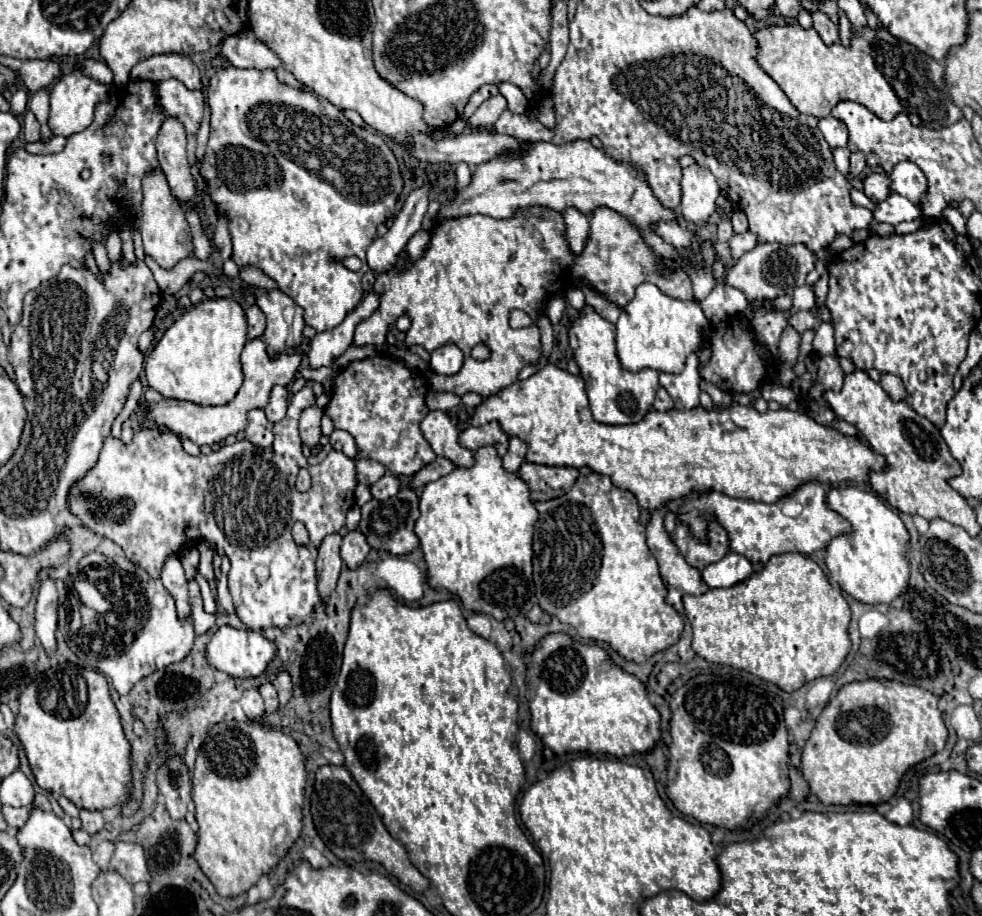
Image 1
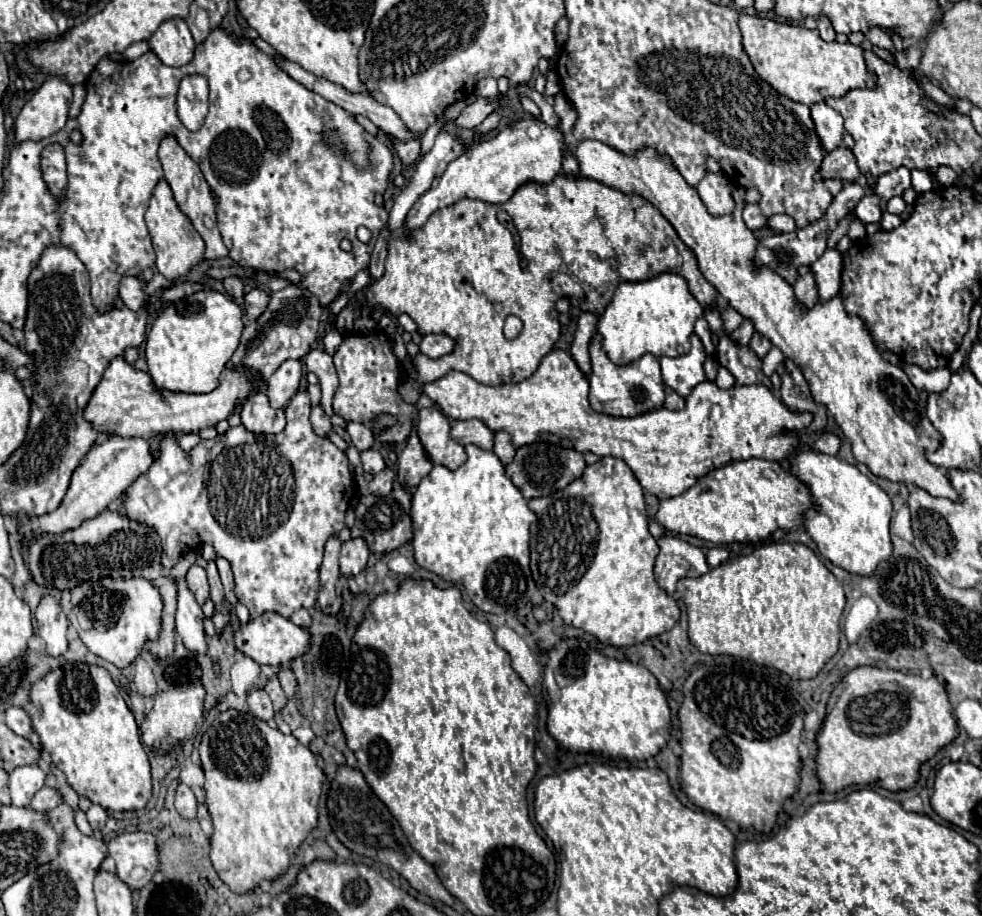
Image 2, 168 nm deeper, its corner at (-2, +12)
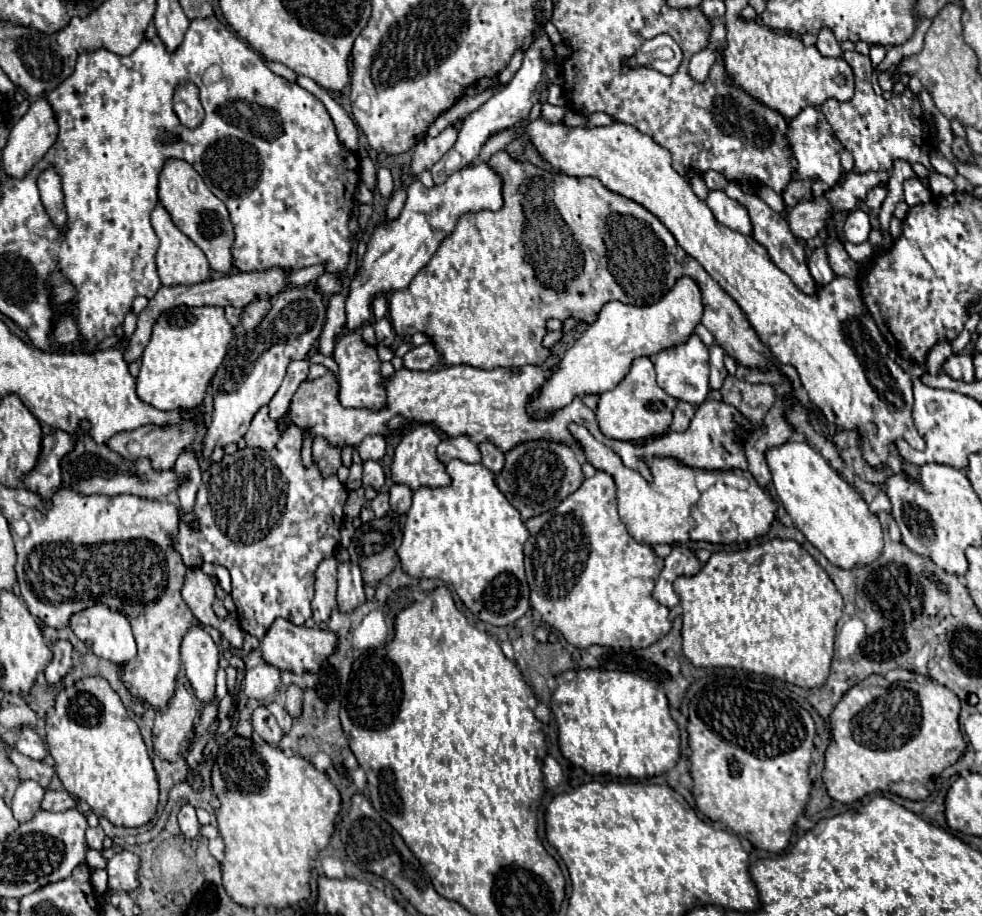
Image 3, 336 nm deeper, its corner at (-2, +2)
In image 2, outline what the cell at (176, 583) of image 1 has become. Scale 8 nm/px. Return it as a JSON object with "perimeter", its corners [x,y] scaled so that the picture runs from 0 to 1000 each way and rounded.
{"perimeter":[[[189,629],[179,631],[181,642],[181,664],[179,664],[179,688],[185,701],[196,712],[210,712],[208,683],[206,683],[206,662],[200,657],[198,646],[191,642]]]}

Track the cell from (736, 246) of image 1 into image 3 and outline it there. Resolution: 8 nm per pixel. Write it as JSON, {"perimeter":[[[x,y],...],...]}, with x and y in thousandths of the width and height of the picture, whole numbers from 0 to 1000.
{"perimeter":[[[859,188],[859,199],[847,203],[837,216],[813,221],[809,227],[804,227],[804,231],[802,231],[804,251],[809,253],[811,260],[815,260],[815,262],[825,262],[825,260],[829,260],[829,258],[843,245],[843,240],[845,240],[851,231],[868,231],[868,229],[872,227],[872,223],[882,216],[882,212],[884,212],[886,205],[890,205],[890,203],[894,203],[894,201],[902,201],[902,199],[904,199],[904,188],[882,188],[882,190]]]}

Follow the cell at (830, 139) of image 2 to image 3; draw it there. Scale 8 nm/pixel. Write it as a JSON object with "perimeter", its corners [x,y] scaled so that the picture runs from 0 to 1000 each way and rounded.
{"perimeter":[[[819,118],[811,129],[804,131],[802,135],[802,159],[807,166],[807,172],[811,177],[811,186],[807,188],[809,197],[825,197],[827,199],[827,212],[835,216],[843,205],[847,205],[853,194],[857,192],[857,181],[855,181],[855,168],[857,168],[857,157],[849,148],[845,135],[837,127],[833,118]]]}

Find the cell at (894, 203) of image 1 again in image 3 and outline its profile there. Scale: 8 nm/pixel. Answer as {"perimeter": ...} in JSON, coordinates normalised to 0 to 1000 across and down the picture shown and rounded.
{"perimeter":[[[870,229],[864,234],[859,245],[859,262],[868,266],[878,266],[884,262],[886,255],[886,240],[884,234],[878,229]]]}

